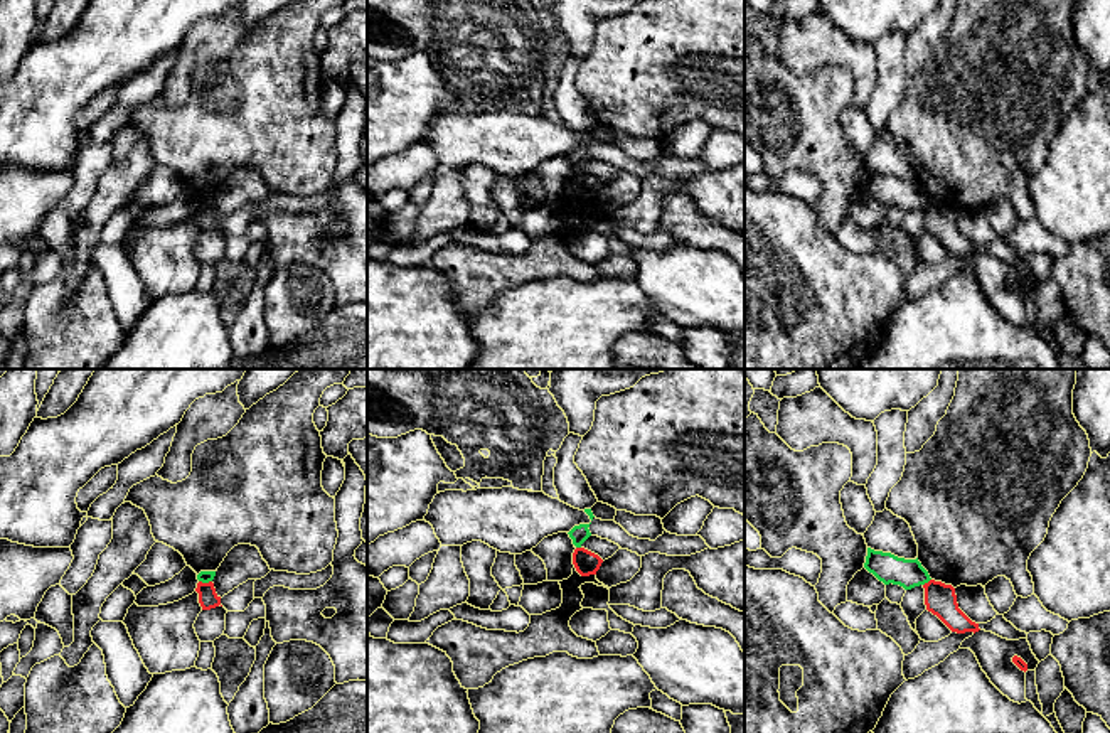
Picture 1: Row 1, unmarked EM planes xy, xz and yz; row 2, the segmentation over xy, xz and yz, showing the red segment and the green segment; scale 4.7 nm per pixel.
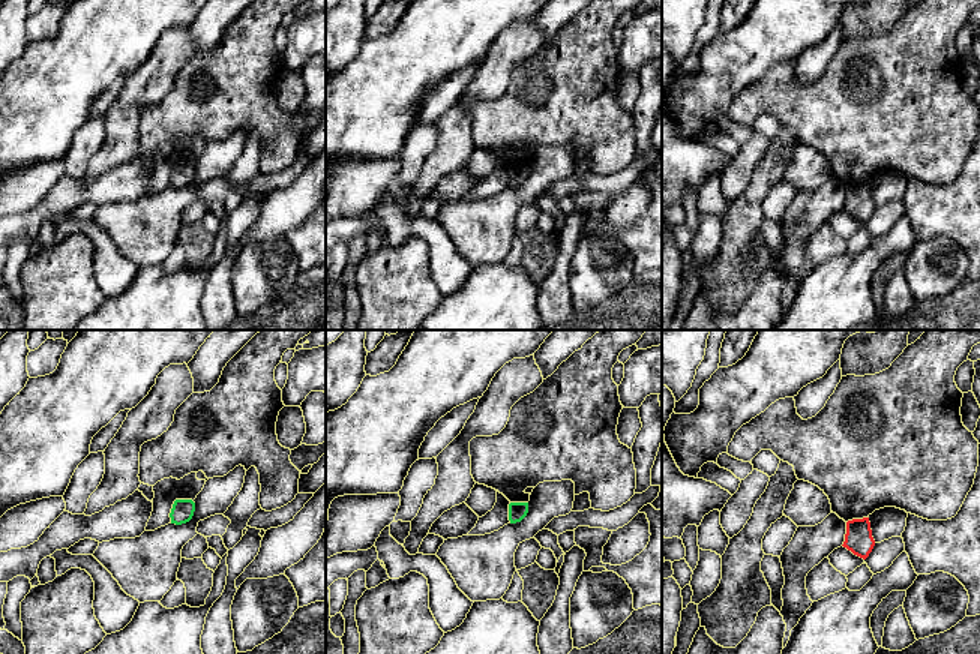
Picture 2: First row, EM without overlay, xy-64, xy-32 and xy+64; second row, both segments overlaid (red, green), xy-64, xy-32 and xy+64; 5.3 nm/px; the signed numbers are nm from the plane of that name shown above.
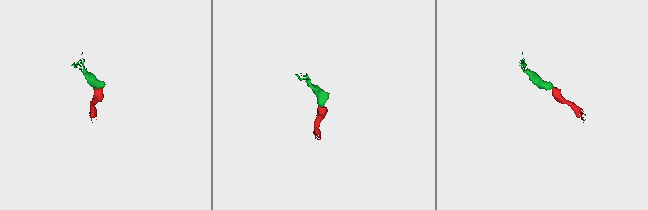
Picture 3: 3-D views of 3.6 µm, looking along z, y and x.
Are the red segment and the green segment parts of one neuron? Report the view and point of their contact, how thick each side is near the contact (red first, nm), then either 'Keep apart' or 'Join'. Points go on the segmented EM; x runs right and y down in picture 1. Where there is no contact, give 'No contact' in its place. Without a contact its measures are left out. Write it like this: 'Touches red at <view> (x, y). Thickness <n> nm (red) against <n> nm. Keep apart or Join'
Touches red at xy (206, 583). Thickness 90 nm (red) against 60 nm. Keep apart

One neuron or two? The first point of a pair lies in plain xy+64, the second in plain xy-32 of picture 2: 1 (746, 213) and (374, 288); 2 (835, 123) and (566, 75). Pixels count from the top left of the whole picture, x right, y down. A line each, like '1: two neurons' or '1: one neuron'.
1: two neurons
2: one neuron

